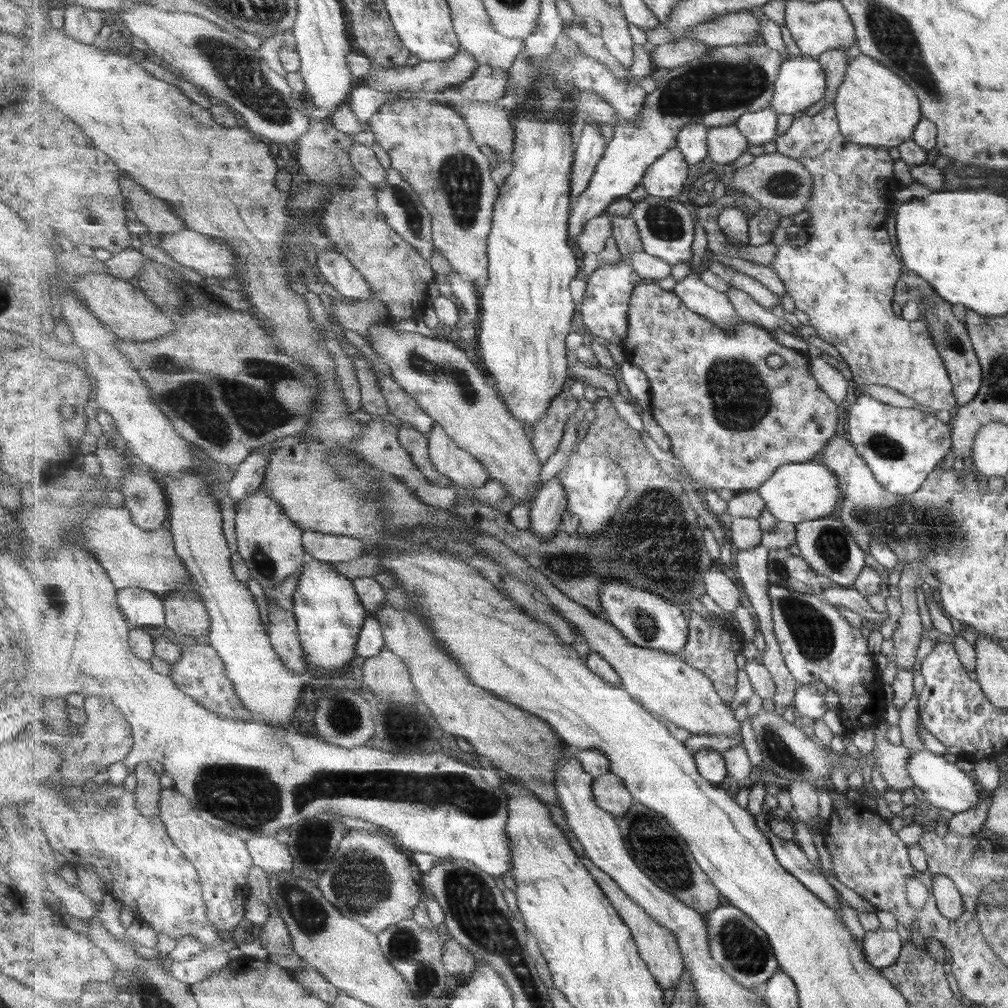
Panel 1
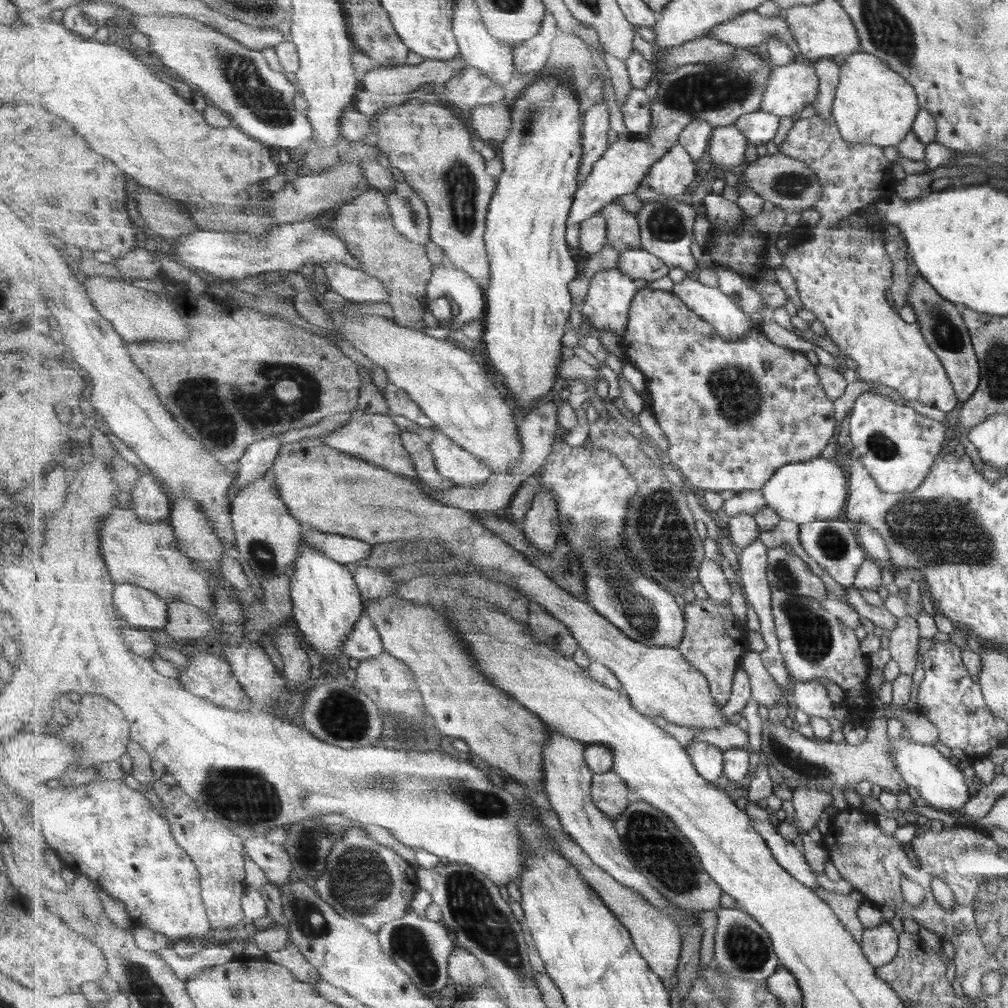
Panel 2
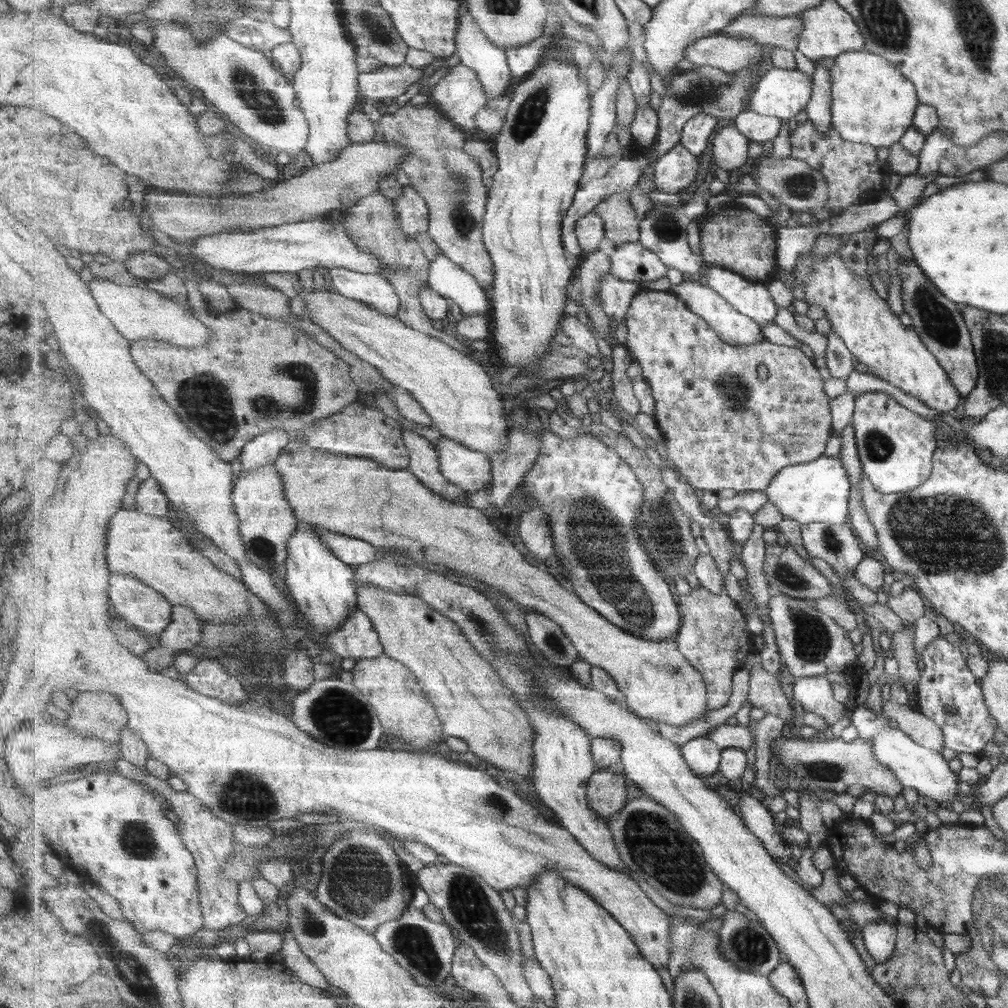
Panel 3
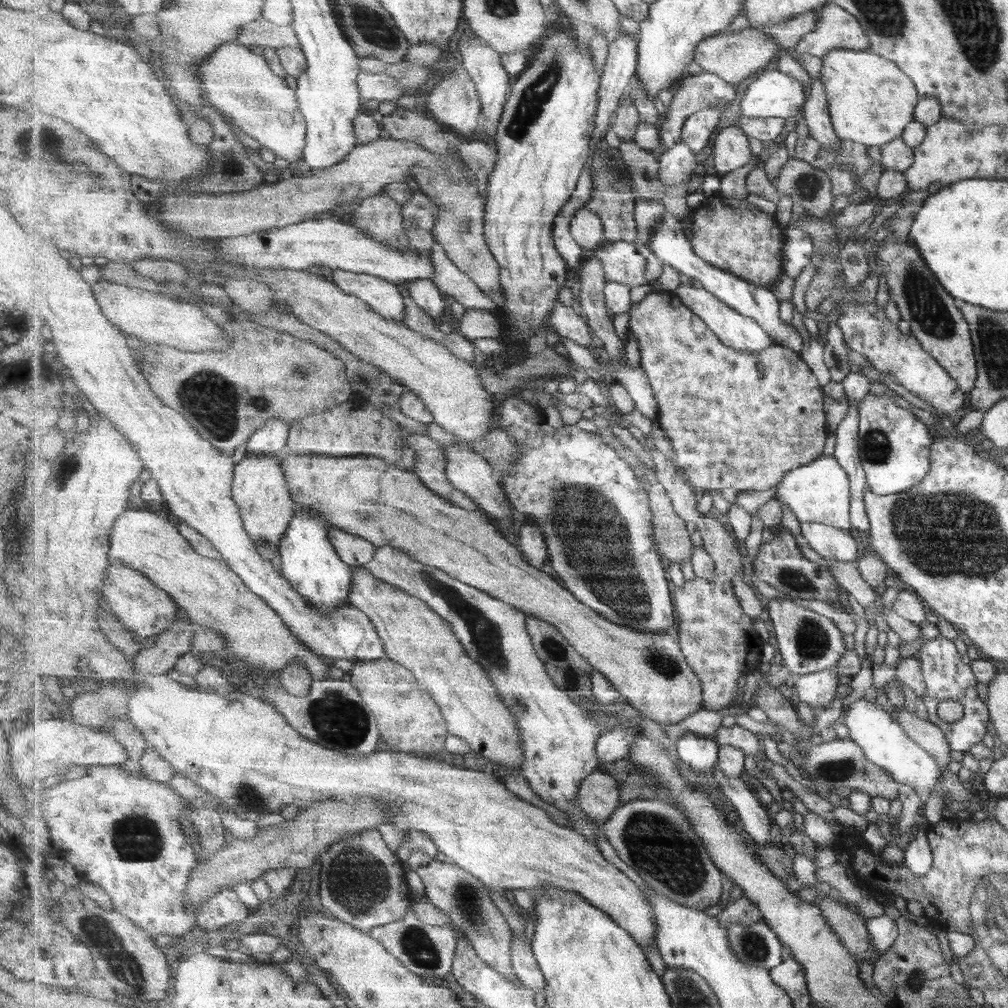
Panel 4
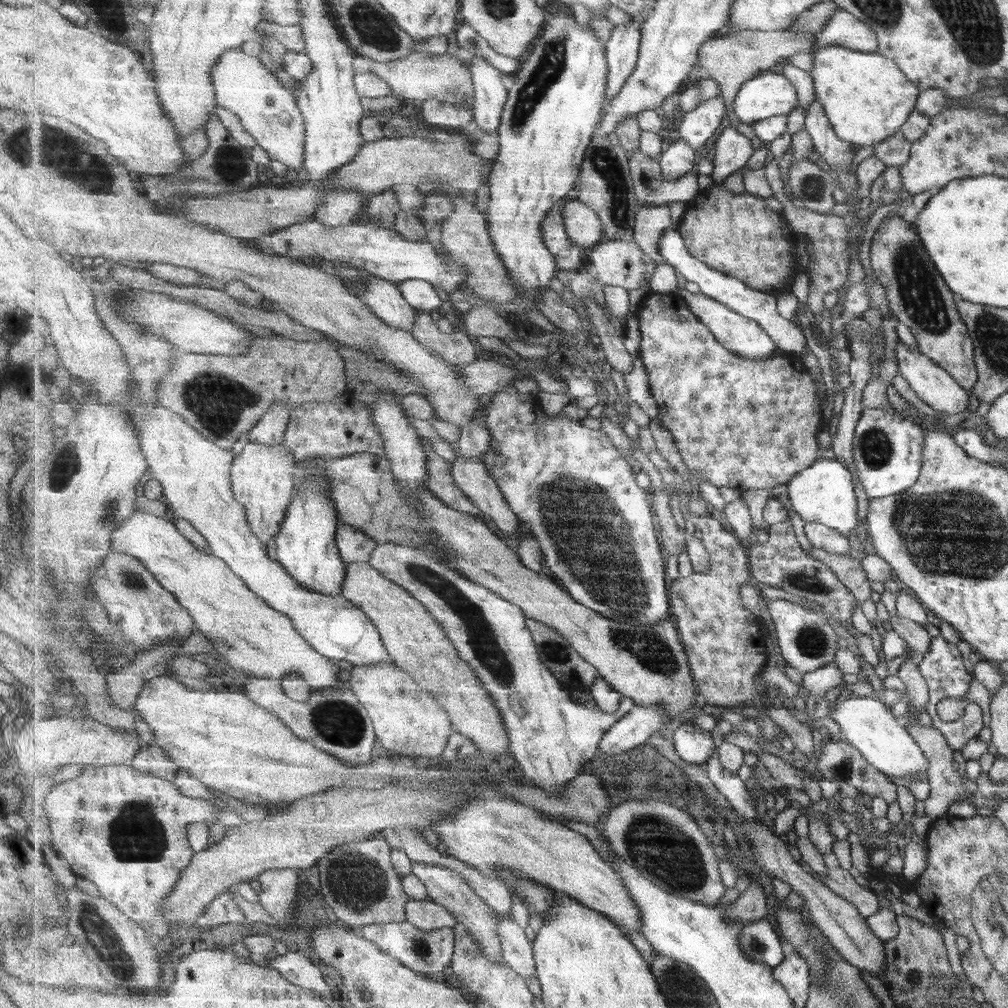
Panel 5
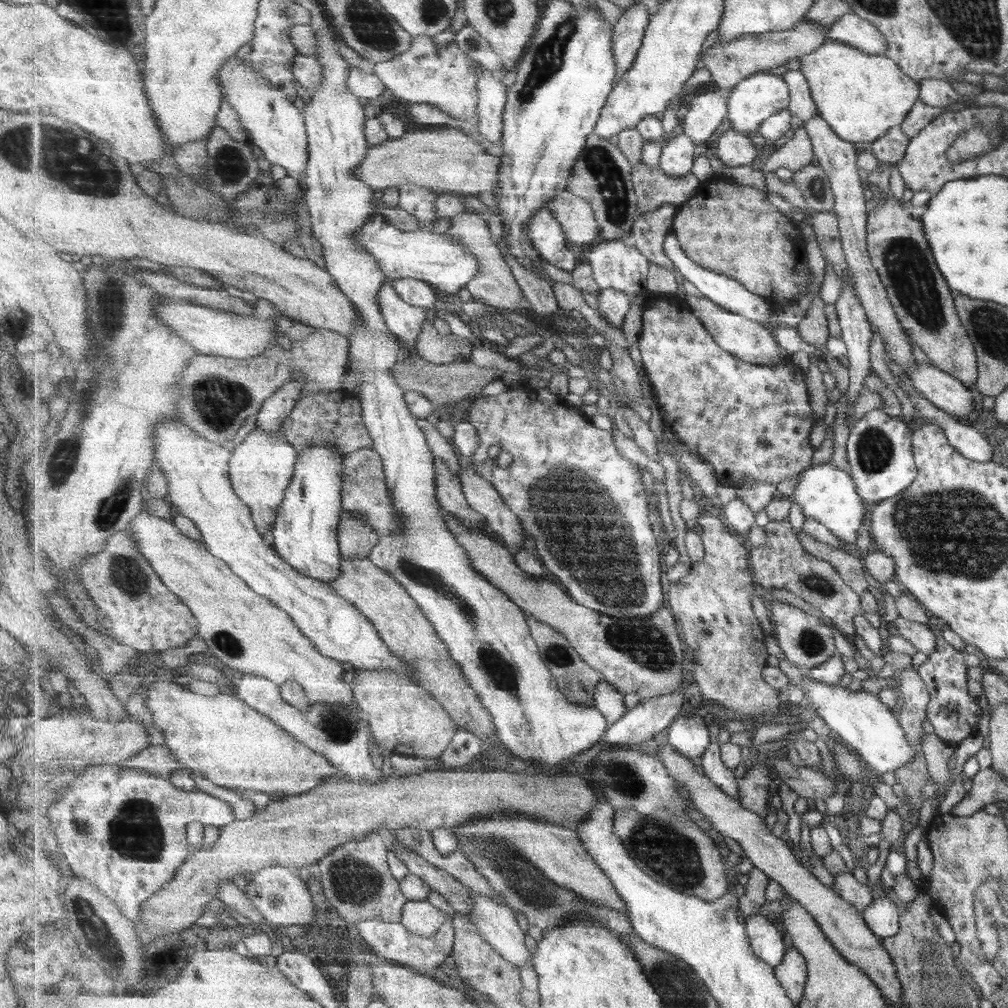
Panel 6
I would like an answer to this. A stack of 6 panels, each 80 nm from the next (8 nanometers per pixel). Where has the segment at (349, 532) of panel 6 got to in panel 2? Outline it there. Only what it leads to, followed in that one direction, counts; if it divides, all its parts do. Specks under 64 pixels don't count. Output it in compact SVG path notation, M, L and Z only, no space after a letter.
M311 529L303 539L320 552L345 565L364 561L372 551L372 545L364 540L319 530Z

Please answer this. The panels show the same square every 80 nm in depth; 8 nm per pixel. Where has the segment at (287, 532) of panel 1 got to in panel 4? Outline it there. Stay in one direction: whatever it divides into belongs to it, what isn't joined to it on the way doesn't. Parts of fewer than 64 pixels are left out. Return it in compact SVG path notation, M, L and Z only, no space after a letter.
M246 452L246 456L236 465L234 471L233 498L239 504L245 528L265 560L280 557L281 541L288 531L298 504L288 487L282 457L284 457L283 453L257 456Z

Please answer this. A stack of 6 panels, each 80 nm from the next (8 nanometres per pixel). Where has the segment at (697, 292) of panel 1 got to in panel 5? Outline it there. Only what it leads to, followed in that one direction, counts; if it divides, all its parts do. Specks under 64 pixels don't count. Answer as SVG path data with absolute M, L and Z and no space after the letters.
M681 289L678 294L687 302L689 309L710 328L716 339L731 352L748 359L759 360L766 356L771 356L775 351L779 351L776 341L768 335L768 332L765 332L764 328L761 328L761 325L756 320L751 320L741 313L733 312L725 304L721 304L721 302L709 298L709 296L705 296L701 292L693 294L689 290Z

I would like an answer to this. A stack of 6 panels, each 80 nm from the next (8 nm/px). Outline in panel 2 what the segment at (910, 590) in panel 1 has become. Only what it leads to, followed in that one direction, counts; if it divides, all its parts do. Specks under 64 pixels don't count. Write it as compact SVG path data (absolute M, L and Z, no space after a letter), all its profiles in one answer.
M906 616L896 619L893 630L886 633L889 639L891 660L897 663L899 673L911 677L917 664L918 630L915 619Z

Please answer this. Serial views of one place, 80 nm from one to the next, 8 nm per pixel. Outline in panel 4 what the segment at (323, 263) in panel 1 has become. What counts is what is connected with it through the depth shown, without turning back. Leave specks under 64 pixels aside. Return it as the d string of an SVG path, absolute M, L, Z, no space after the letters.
M343 269L332 271L332 281L352 296L357 296L381 316L404 323L407 305L396 283L372 274L357 274Z

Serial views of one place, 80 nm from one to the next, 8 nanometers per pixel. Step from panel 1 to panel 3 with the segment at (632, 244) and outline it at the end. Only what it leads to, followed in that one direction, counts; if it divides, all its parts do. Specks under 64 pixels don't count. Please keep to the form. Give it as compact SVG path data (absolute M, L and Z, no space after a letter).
M615 193L595 209L605 226L605 236L615 246L640 243L640 220L629 199L631 193Z

